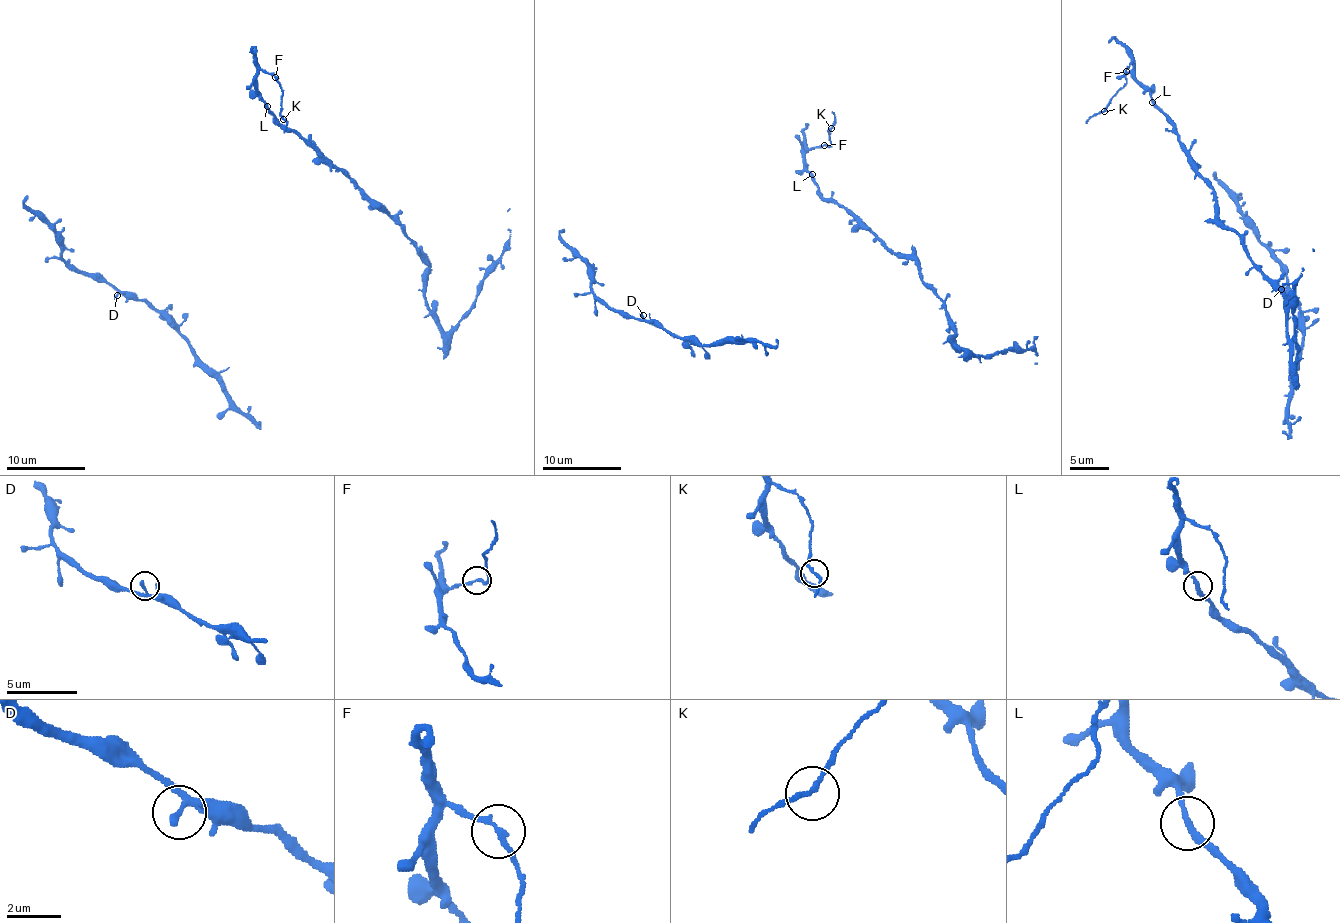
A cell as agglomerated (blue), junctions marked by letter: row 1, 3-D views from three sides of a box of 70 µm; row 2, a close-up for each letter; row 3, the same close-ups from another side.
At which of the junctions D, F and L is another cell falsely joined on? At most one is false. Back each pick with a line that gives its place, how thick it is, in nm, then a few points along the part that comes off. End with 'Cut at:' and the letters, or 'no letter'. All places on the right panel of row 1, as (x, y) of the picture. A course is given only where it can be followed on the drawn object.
F: place (1126, 71); calibre 200 nm; course (1126, 71), (1126, 84), (1108, 105), (1086, 123)
Cut at: F

